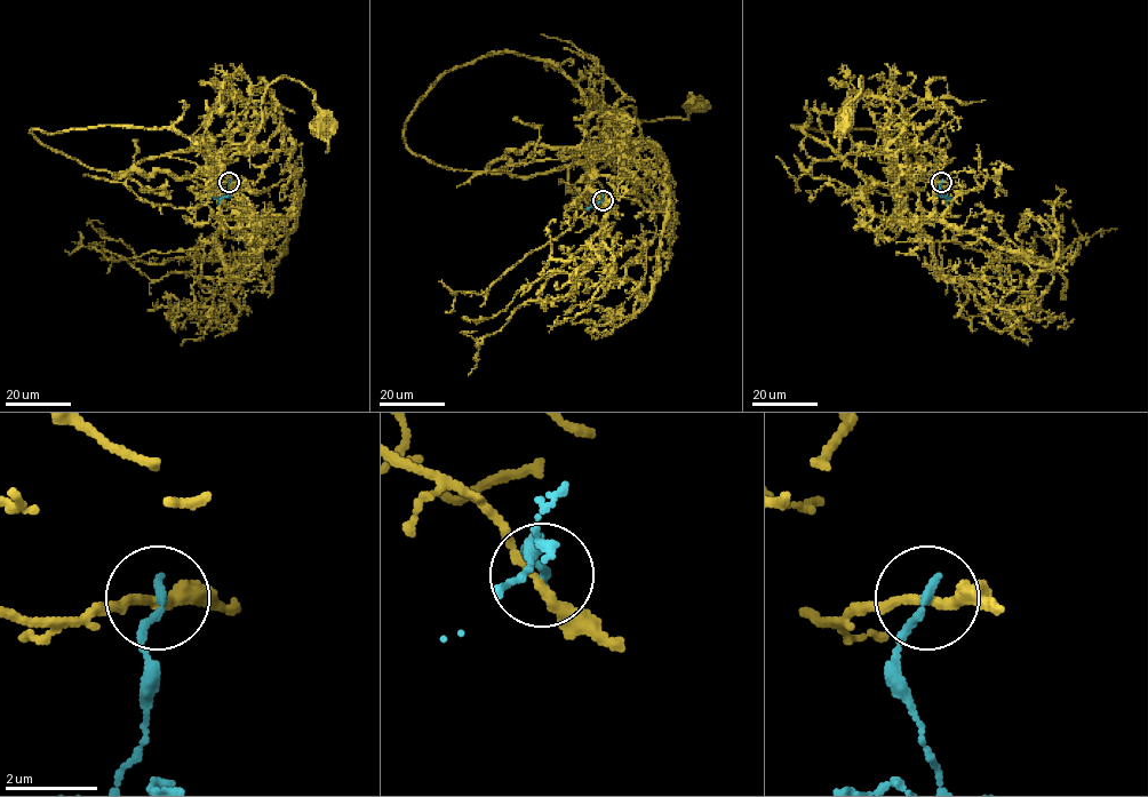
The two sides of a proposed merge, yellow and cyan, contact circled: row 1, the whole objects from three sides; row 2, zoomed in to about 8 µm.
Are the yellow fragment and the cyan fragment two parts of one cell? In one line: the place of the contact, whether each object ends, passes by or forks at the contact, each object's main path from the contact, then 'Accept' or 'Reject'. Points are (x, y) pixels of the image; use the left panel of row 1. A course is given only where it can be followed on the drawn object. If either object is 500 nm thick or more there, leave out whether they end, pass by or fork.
Place: (229, 182). At the ring yellow passes by. At the ring cyan ends. Course of yellow: (229, 181), (215, 178), (216, 190), (215, 156), (257, 130), (262, 98), (280, 78), (312, 92), (325, 119). Course of cyan: (229, 181), (226, 196), (213, 198). Reject

